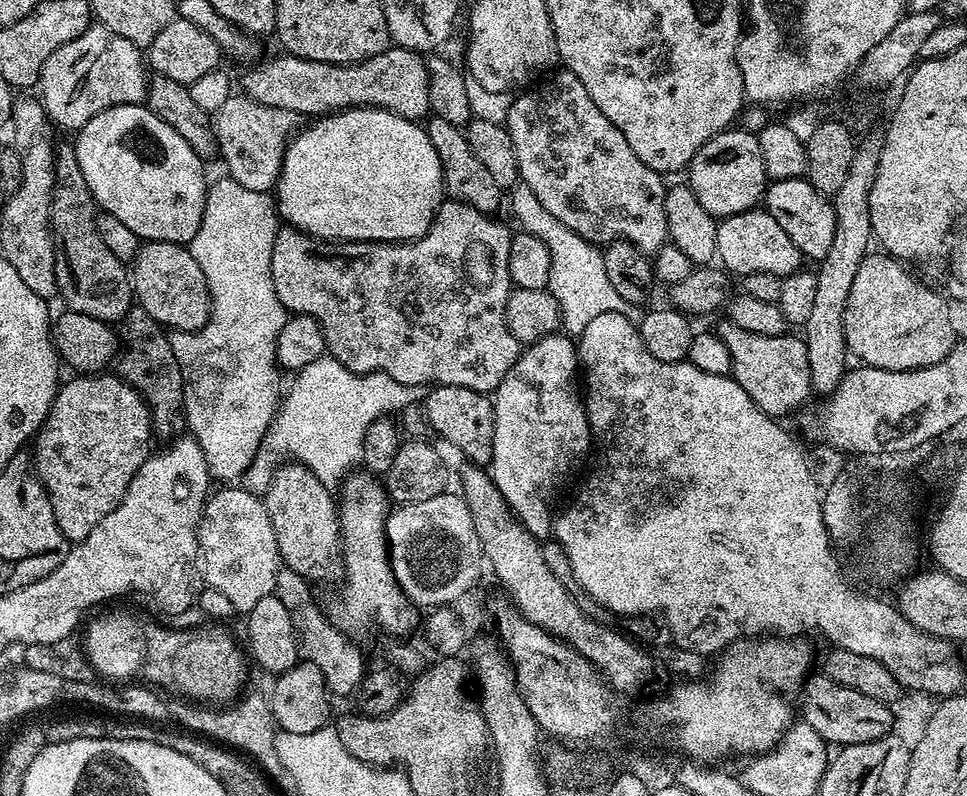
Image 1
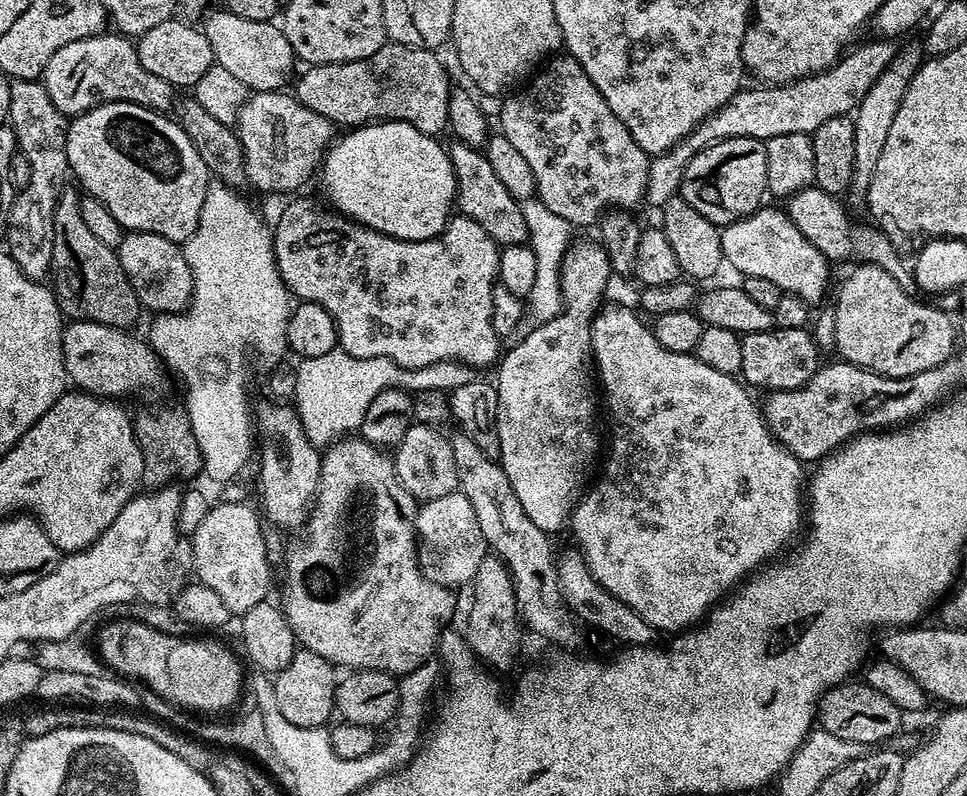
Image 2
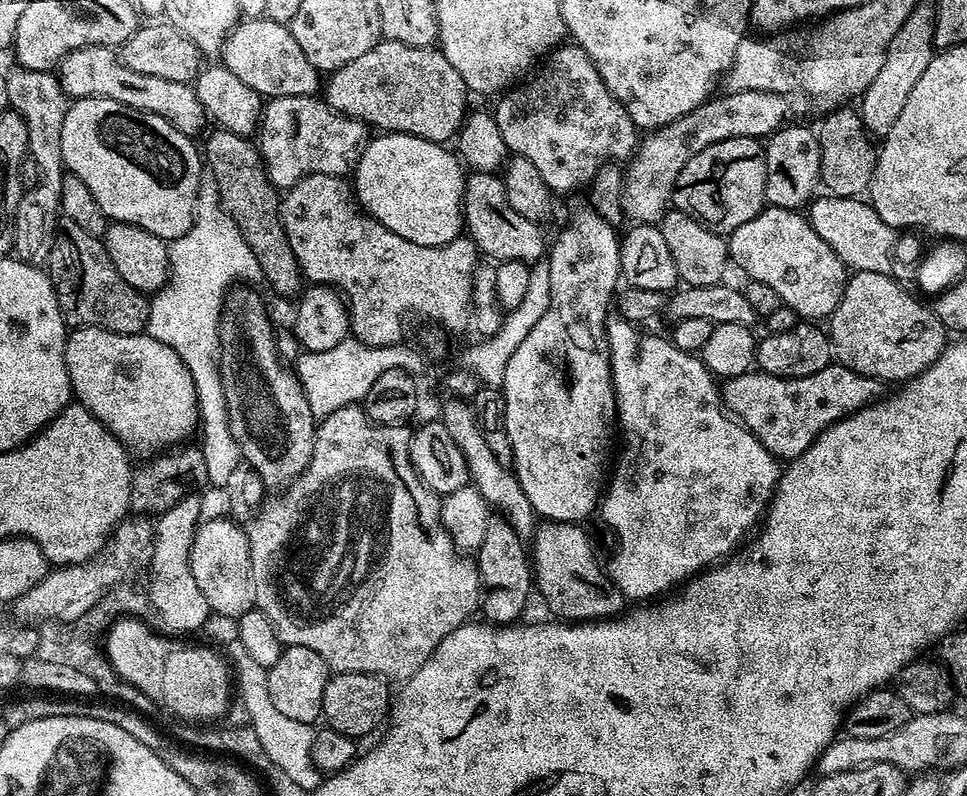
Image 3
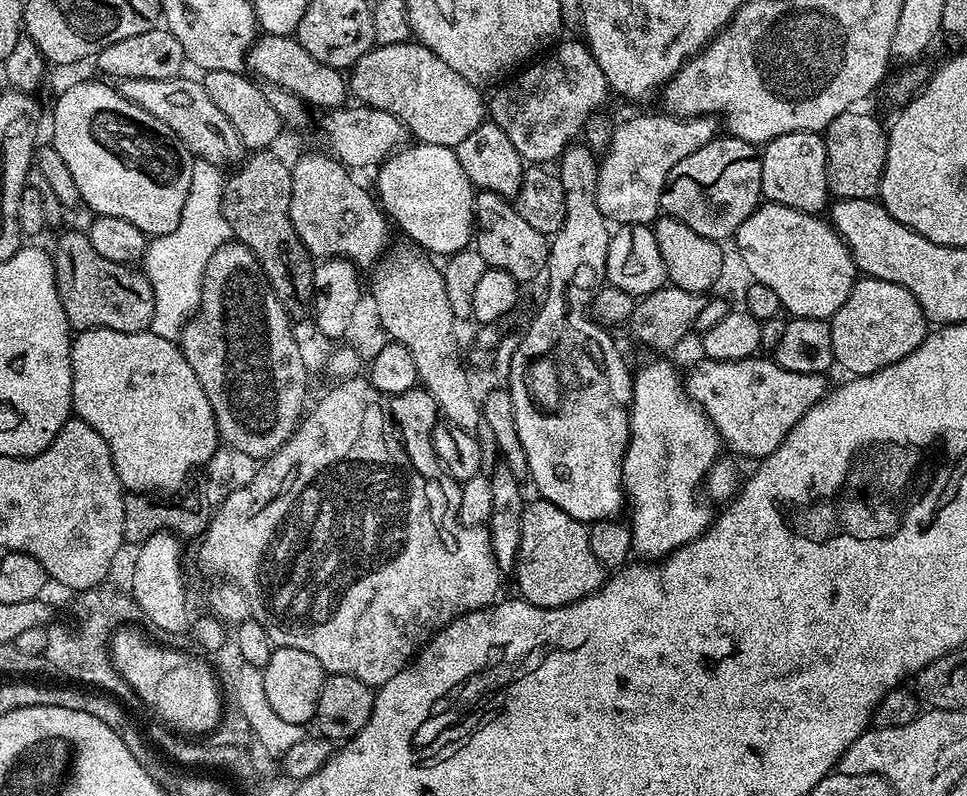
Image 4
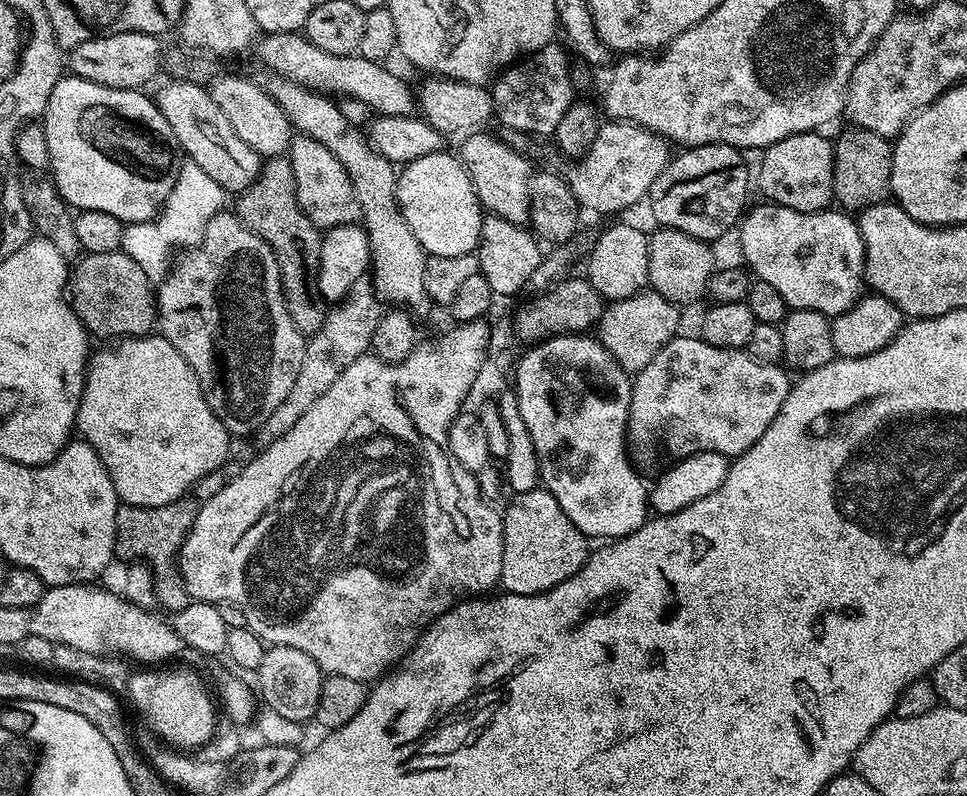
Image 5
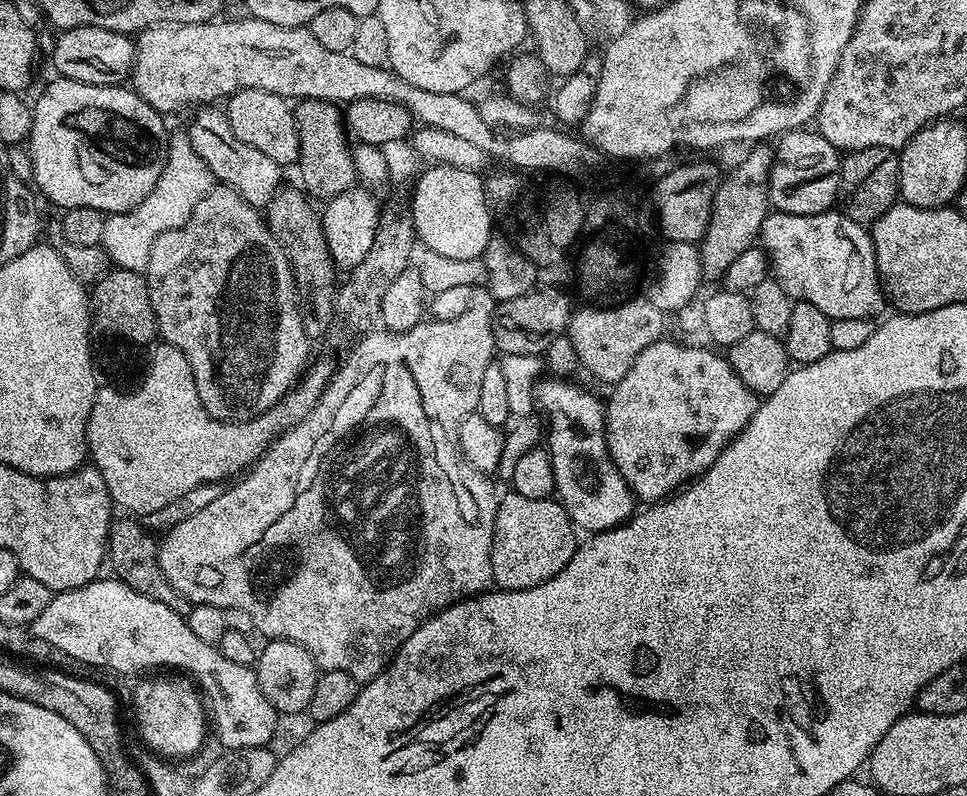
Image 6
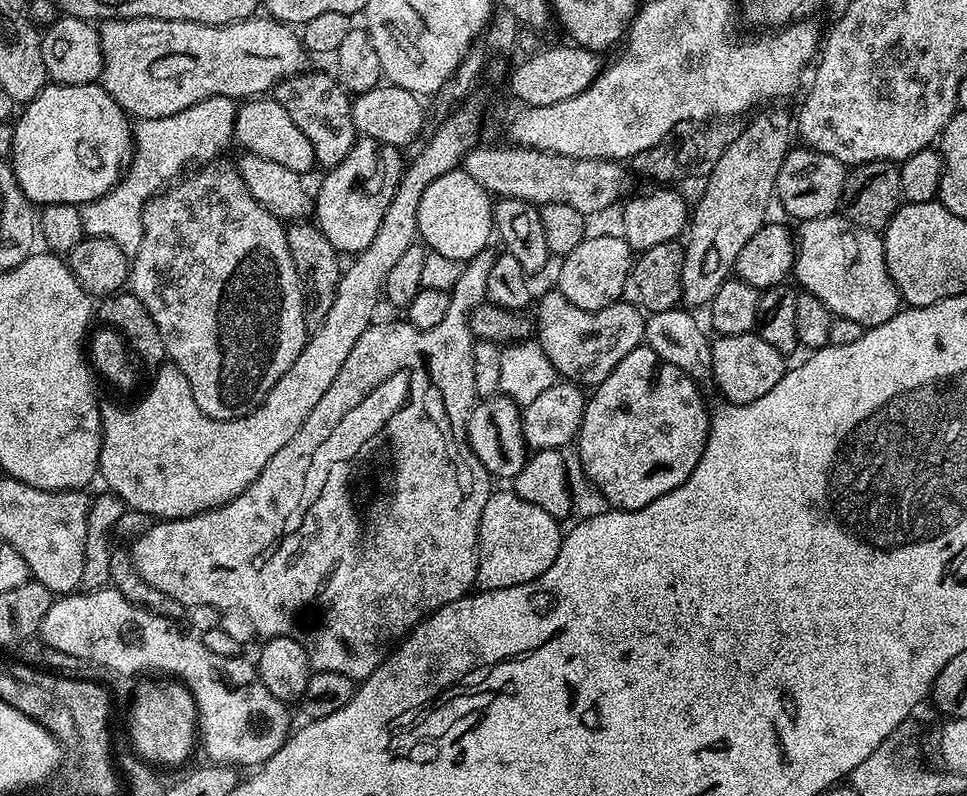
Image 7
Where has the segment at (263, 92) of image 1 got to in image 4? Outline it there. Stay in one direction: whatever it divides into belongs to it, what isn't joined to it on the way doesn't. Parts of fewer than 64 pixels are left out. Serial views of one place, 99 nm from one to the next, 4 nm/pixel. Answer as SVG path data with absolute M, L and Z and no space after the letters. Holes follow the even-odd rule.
M419 42L373 46L352 65L347 85L361 105L394 114L422 144L455 150L458 142L486 120L486 100L480 97L481 89L466 82L458 70L450 70L438 54Z

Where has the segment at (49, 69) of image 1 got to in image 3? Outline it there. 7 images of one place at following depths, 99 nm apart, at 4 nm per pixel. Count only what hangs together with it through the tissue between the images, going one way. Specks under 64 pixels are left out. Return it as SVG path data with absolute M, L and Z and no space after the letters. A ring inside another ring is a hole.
M99 44L67 52L58 65L58 79L65 96L69 98L105 96L131 108L158 114L189 138L196 138L196 135L199 137L205 131L206 113L202 102L198 102L192 84L166 82L166 78L150 78L150 74L138 74L126 67L111 47Z

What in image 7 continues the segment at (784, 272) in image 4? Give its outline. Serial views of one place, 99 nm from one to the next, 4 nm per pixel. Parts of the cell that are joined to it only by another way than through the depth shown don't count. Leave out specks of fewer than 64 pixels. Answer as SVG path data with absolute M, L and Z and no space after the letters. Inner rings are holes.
M840 214L805 220L799 228L794 265L794 280L797 280L795 283L803 291L817 296L832 311L833 317L850 318L850 322L858 322L867 330L882 322L890 322L890 318L894 318L896 313L901 311L900 292L888 273L883 239L873 229L851 224Z

